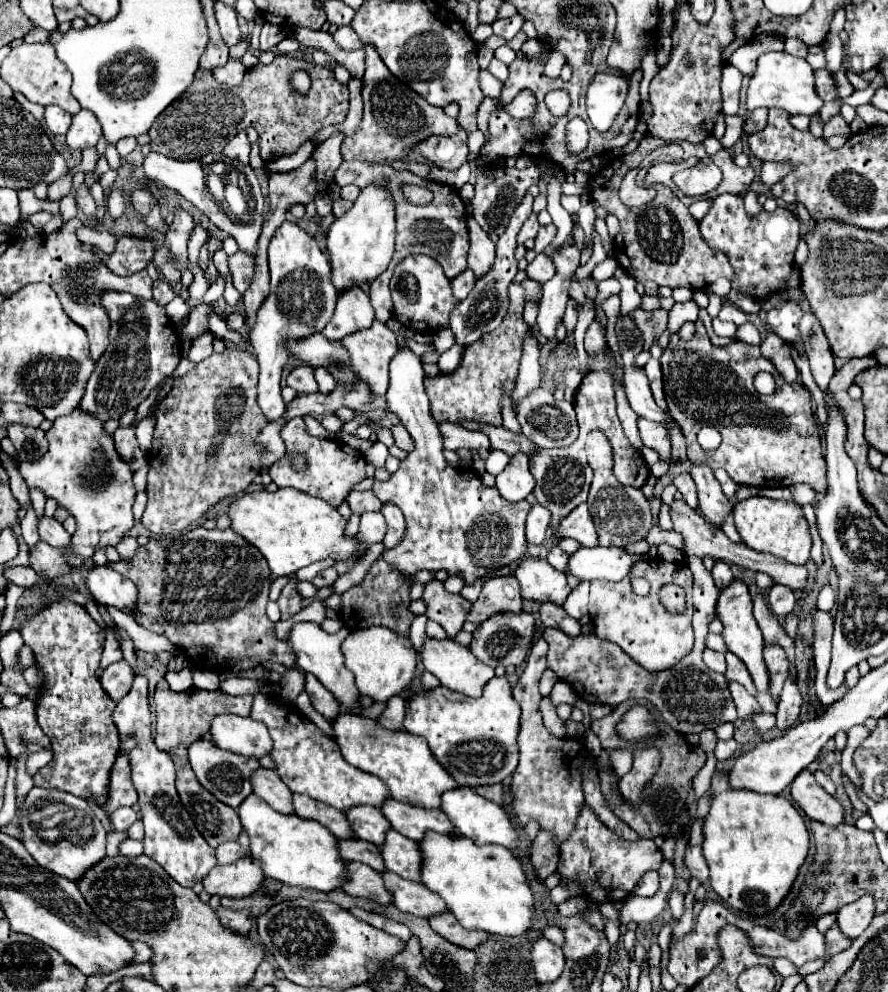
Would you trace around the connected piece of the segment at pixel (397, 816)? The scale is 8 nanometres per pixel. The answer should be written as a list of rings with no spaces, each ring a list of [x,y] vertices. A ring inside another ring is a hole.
[[[387,799],[381,811],[389,819],[395,831],[399,831],[401,835],[413,841],[421,841],[427,831],[435,831],[443,835],[455,833],[455,827],[447,819],[447,815],[439,809],[423,809],[423,807],[413,807],[395,799]]]

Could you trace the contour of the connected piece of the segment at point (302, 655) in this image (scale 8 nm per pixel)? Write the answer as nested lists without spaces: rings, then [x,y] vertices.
[[[297,623],[289,635],[289,645],[293,647],[293,651],[297,651],[297,665],[307,671],[307,673],[313,673],[333,695],[335,699],[345,705],[349,709],[349,713],[361,709],[361,703],[359,703],[359,691],[355,687],[355,681],[353,681],[353,673],[347,671],[347,667],[343,665],[343,653],[341,653],[341,643],[343,639],[349,635],[349,631],[343,627],[339,629],[335,635],[329,635],[325,633],[323,629],[319,629],[319,625],[315,623]]]

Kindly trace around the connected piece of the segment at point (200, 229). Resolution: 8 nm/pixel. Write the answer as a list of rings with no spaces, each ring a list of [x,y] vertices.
[[[195,223],[195,229],[189,237],[189,261],[193,261],[195,265],[197,265],[197,259],[199,259],[199,249],[207,241],[207,237],[209,237],[209,231],[201,223]]]

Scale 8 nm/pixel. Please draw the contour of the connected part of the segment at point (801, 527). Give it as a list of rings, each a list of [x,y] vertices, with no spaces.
[[[755,495],[735,505],[733,517],[735,517],[737,531],[749,549],[771,553],[793,565],[805,565],[809,561],[809,551],[813,541],[801,505],[797,505],[795,501],[773,501]]]

